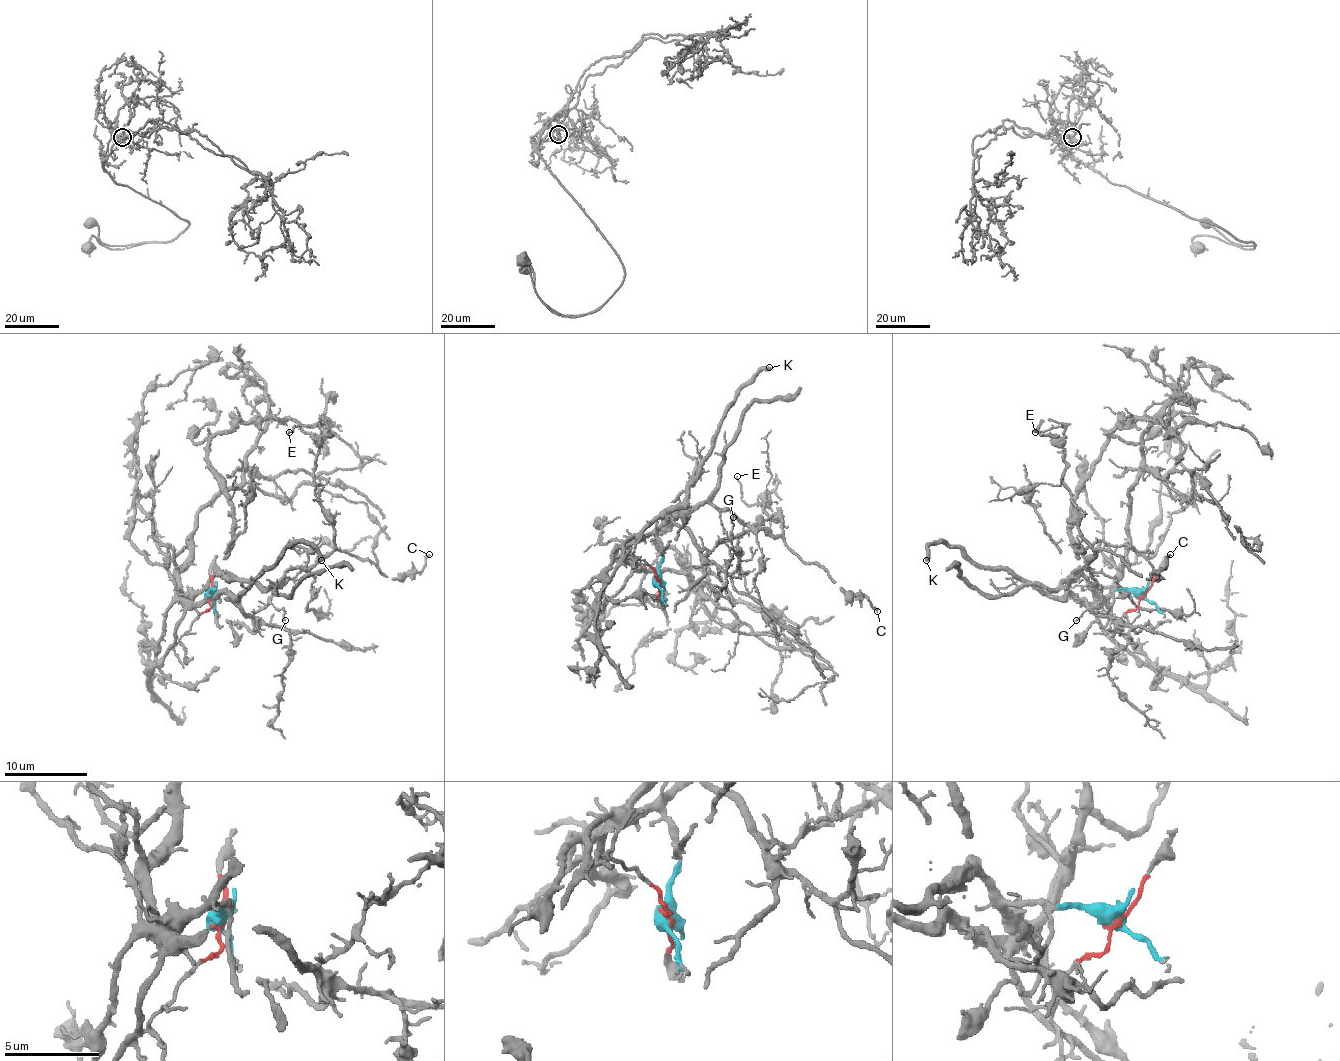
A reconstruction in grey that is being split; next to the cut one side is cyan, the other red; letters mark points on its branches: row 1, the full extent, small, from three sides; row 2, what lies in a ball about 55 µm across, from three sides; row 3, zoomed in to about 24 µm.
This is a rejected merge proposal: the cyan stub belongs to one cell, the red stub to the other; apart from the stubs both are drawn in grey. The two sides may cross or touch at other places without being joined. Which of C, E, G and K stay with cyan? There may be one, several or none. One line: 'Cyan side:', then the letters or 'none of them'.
Cyan side: C, E

